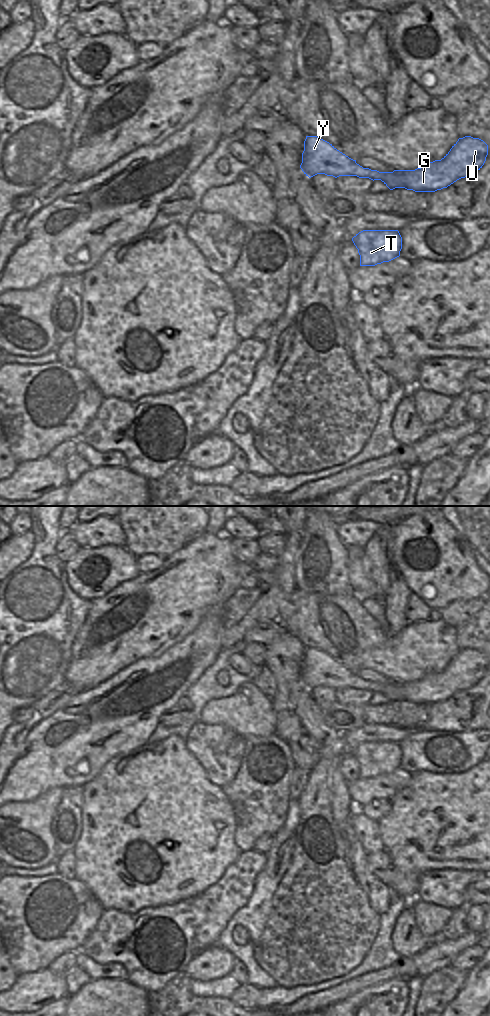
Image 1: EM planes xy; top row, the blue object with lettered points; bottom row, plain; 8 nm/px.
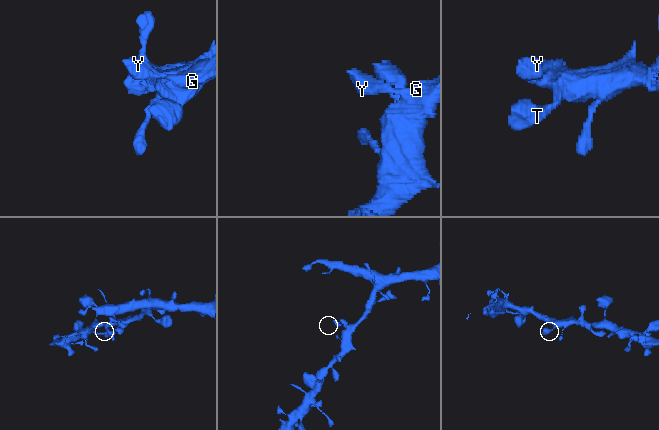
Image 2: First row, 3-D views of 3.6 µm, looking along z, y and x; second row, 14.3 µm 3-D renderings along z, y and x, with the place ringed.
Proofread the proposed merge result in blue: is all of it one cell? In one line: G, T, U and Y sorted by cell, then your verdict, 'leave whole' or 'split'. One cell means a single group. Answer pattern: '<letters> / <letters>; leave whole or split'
G T U Y; leave whole

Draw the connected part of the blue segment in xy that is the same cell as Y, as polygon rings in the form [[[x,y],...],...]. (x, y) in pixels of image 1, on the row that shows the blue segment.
[[[306,136],[300,168],[309,178],[317,174],[335,178],[357,176],[381,180],[390,190],[405,188],[415,192],[435,192],[480,170],[487,155],[488,145],[483,140],[465,136],[459,138],[441,160],[429,162],[415,170],[379,172],[363,168],[356,160],[317,136]]]

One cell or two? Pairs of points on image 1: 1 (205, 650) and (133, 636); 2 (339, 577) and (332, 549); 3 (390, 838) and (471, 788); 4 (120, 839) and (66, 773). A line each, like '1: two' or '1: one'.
1: two
2: one
3: one
4: two

